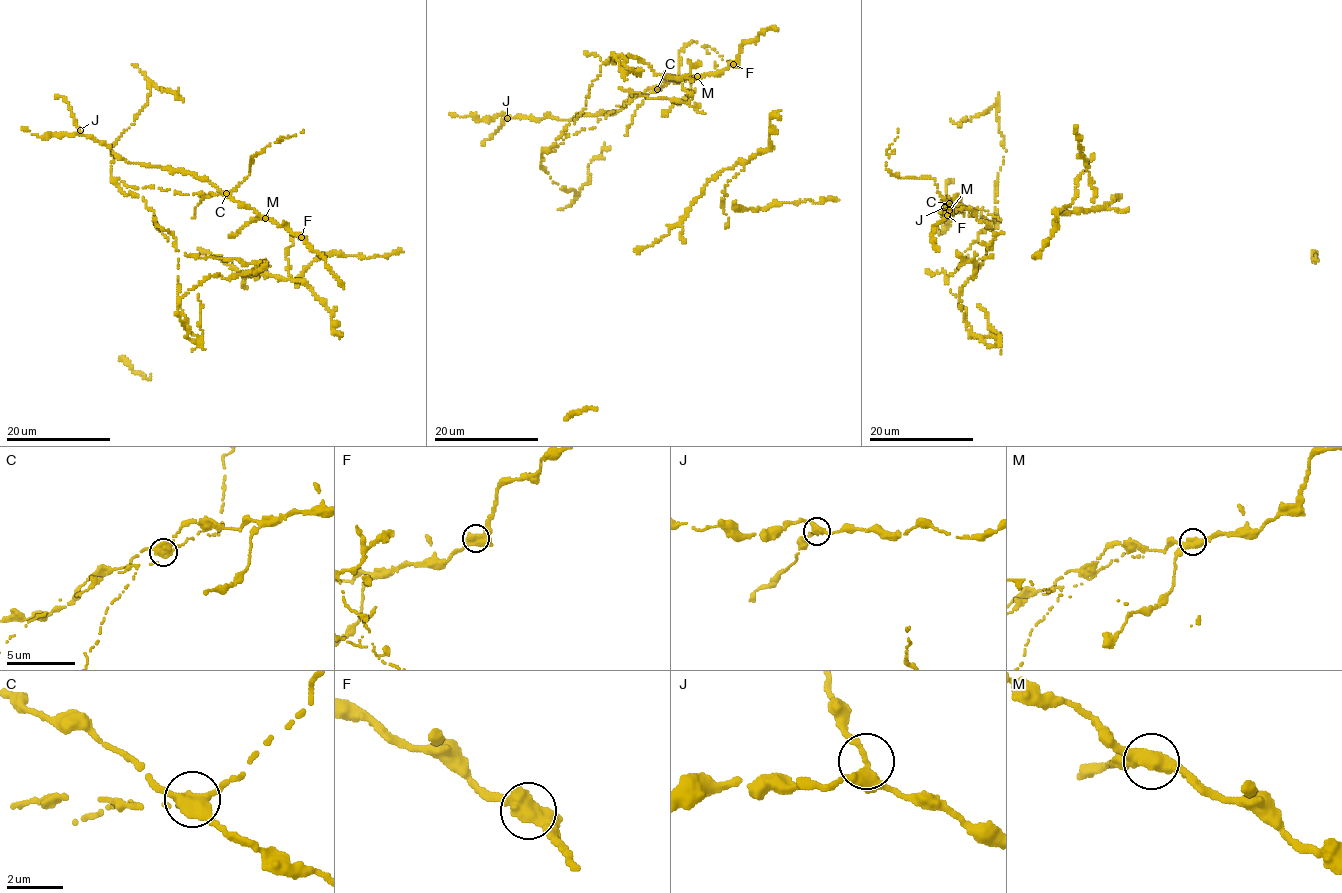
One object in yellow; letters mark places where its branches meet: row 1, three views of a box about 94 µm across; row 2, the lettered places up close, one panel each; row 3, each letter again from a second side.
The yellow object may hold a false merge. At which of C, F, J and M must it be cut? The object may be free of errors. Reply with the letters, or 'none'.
C

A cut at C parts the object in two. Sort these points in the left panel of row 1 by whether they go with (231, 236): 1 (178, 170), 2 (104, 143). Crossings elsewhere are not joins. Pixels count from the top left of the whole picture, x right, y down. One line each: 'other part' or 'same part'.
1: same part
2: same part

